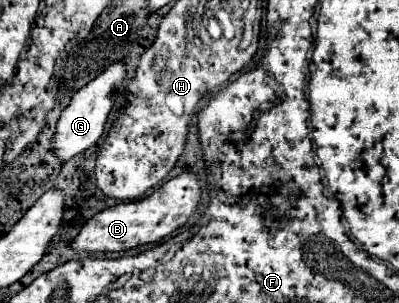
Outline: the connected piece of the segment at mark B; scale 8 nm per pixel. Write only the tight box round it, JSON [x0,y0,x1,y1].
[70,173,200,253]

